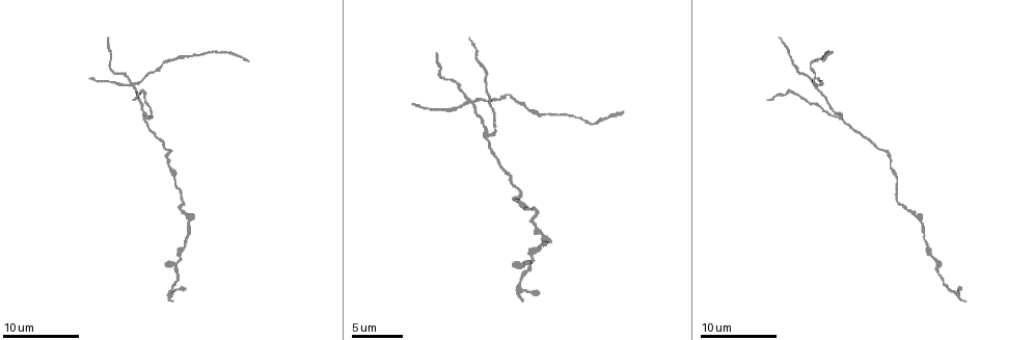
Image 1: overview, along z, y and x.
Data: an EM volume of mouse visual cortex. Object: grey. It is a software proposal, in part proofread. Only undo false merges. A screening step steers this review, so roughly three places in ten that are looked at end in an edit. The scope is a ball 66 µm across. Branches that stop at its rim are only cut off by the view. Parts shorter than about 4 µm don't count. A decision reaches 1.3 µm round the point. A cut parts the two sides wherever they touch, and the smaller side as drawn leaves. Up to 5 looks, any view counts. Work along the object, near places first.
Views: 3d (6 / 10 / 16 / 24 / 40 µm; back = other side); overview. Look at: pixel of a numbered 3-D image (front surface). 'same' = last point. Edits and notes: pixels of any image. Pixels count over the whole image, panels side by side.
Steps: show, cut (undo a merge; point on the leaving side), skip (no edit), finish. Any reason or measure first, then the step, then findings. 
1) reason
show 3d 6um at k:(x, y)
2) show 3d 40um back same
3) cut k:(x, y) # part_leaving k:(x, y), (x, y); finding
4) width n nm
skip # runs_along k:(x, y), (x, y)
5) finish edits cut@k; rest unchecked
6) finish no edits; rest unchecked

thin neck
show 3d 16um at 1:(940, 273)

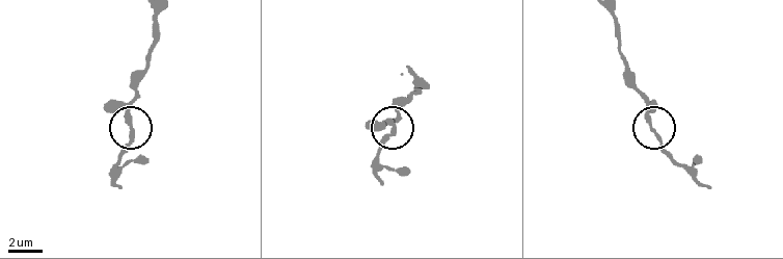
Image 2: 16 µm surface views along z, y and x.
width 220 nm
skip # runs_along 2:(410, 73), (417, 89), (398, 109), (377, 155); all the same neuron

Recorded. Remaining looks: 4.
branch point
show 3d 10um at 1:(146, 116)

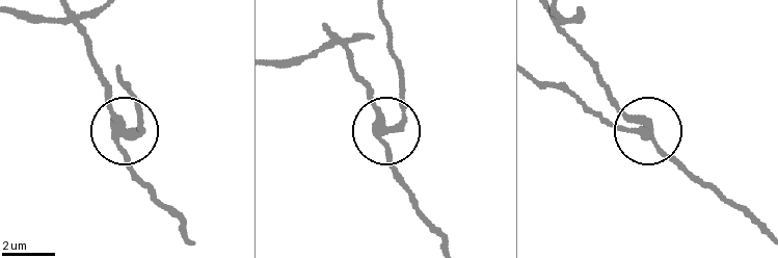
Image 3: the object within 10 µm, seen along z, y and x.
show 3d 10um back at 3:(646, 130)

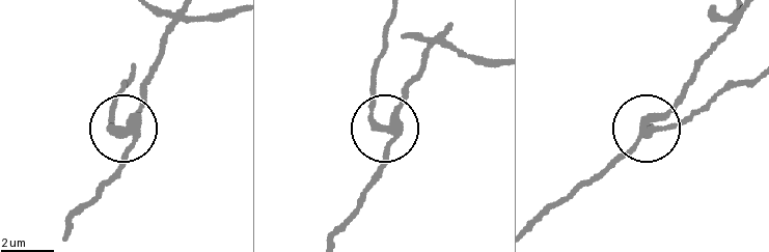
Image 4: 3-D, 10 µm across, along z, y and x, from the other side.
arms 3
cut 4:(113, 120) # two neurons meet here

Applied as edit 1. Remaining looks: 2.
show overview

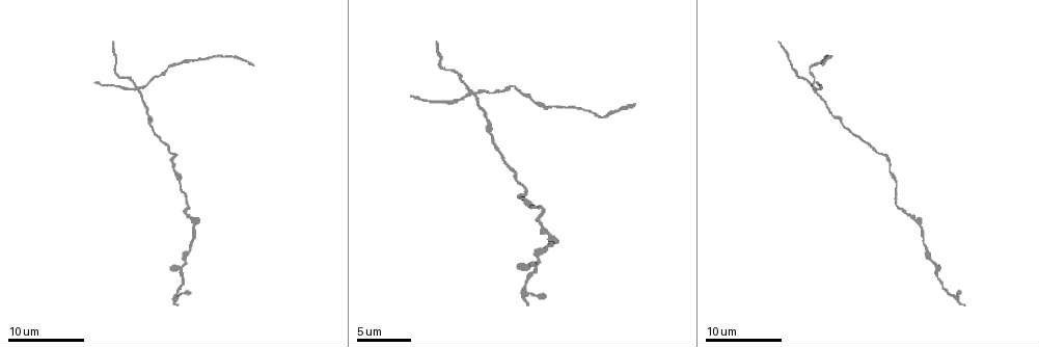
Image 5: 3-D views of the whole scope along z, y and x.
four arms meet
show 3d 6um at 5:(140, 87)

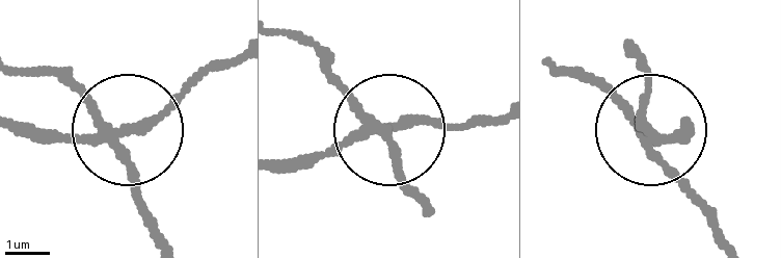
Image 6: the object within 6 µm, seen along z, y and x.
cut 6:(49, 135) # part_leaving 6:(117, 137), (158, 123), (237, 63); a second neuron is stuck on

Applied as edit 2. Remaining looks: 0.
finish edits cut@4, cut@6; rest unchecked

